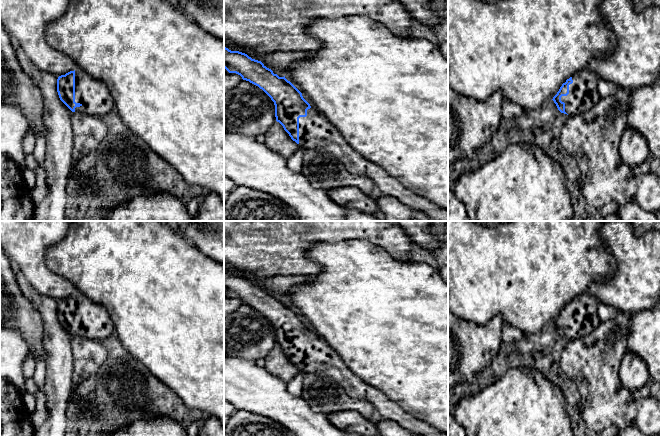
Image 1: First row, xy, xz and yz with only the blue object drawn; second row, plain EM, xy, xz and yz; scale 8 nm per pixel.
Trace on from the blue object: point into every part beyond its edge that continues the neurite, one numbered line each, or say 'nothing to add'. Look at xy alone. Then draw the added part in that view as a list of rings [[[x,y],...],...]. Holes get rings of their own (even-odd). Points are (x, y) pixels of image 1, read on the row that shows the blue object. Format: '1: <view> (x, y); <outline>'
1: xy (96, 99); [[[79,67],[75,69],[75,102],[81,104],[75,112],[87,115],[103,116],[115,110],[113,97],[106,85]]]

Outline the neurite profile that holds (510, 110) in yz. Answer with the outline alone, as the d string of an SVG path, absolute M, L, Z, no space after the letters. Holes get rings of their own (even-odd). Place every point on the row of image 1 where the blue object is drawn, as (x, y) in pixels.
M503 98L502 101L503 118L509 118L509 119L517 118L521 116L522 113L523 113L523 109L521 108L521 106L506 98Z

